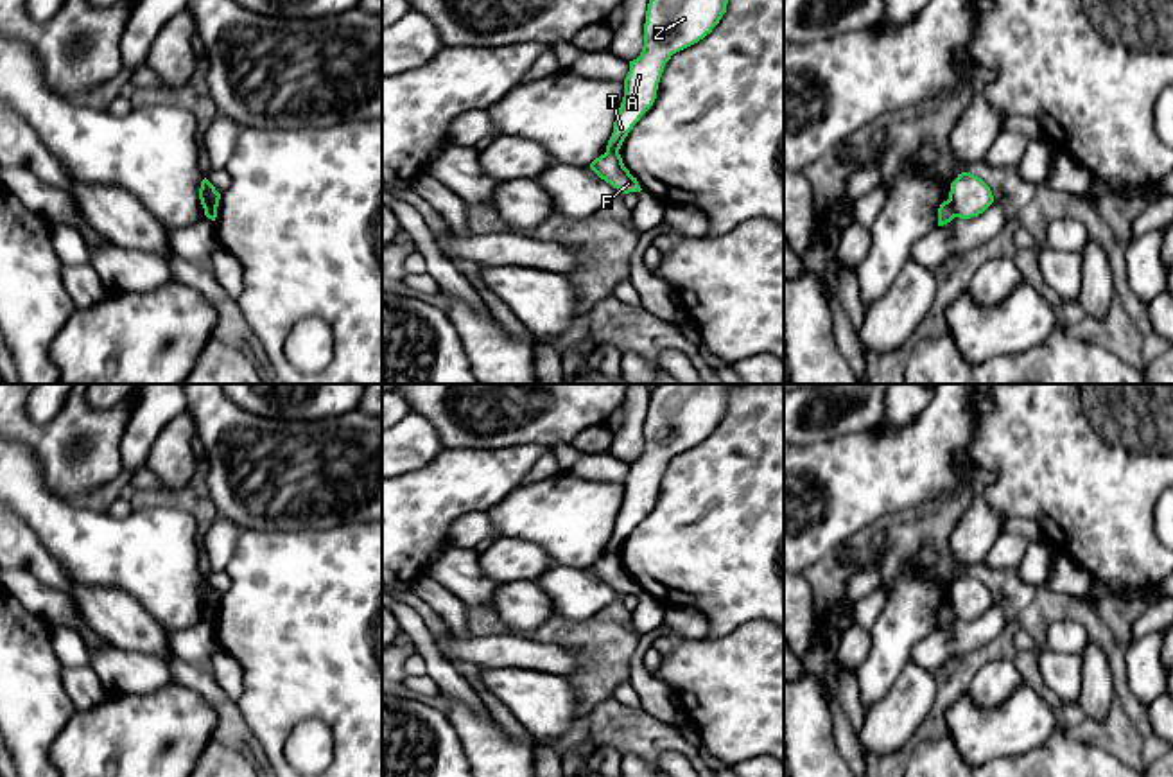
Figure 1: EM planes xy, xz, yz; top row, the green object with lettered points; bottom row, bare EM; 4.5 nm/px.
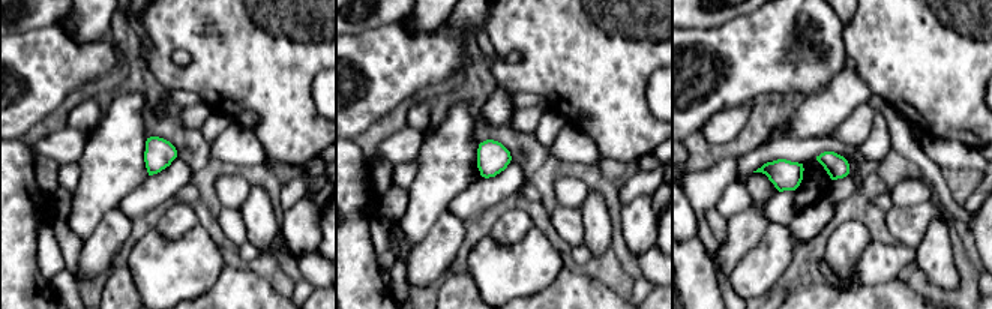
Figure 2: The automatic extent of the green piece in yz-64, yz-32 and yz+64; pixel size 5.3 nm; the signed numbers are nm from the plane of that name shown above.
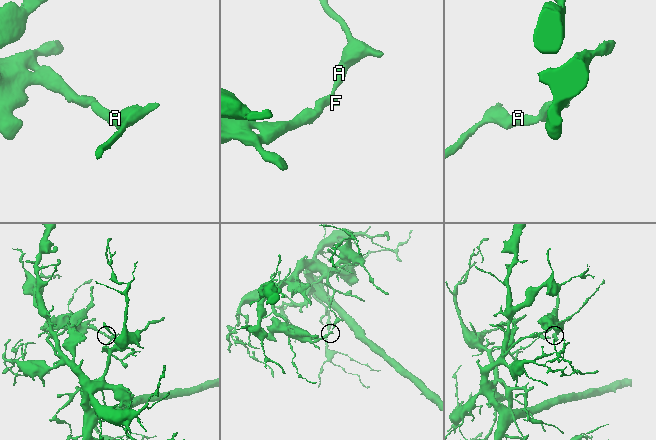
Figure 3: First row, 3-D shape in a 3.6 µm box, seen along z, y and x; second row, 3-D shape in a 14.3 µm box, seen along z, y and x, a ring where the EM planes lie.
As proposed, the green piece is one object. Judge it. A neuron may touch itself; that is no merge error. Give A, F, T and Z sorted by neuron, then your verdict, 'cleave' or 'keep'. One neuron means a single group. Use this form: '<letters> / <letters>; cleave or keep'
A T Z / F; cleave

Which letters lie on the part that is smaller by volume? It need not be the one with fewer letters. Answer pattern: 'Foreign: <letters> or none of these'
Foreign: F

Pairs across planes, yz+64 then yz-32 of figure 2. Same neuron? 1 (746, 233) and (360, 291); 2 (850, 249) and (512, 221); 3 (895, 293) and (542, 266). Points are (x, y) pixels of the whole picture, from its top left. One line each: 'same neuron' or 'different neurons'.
1: different neurons
2: same neuron
3: different neurons

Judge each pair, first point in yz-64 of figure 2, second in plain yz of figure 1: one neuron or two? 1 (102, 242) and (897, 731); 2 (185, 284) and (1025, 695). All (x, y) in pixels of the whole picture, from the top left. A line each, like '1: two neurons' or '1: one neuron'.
1: one neuron
2: one neuron

